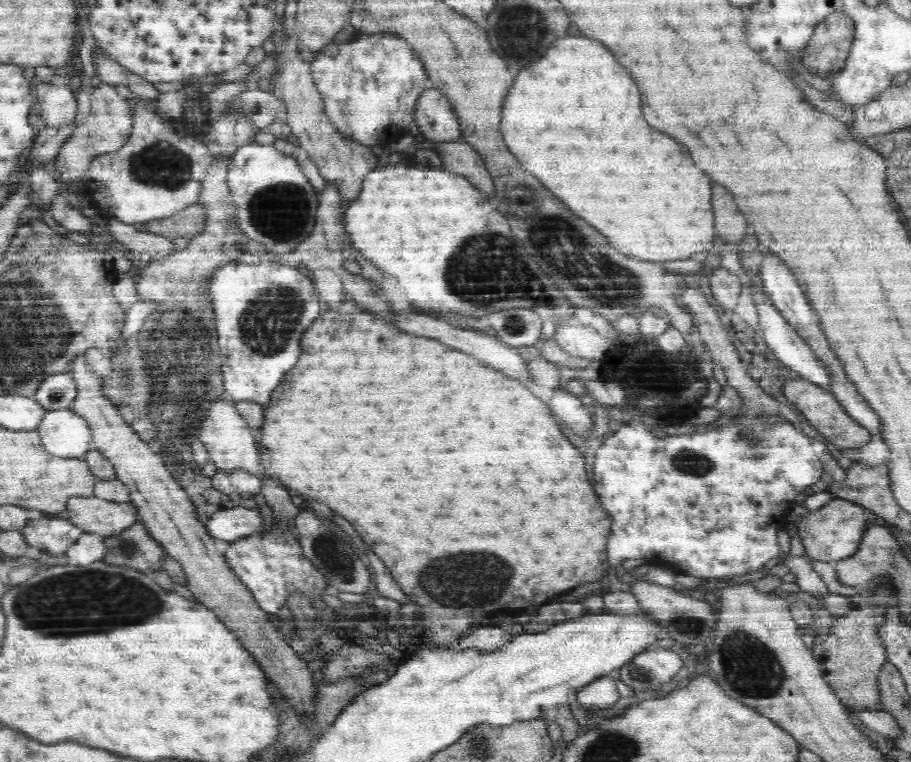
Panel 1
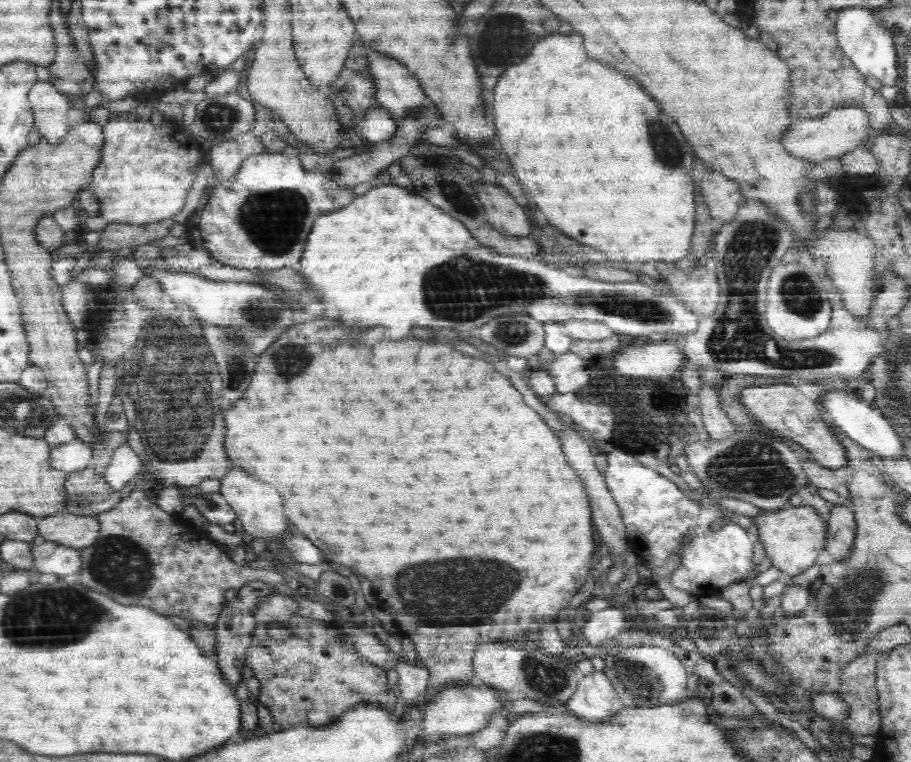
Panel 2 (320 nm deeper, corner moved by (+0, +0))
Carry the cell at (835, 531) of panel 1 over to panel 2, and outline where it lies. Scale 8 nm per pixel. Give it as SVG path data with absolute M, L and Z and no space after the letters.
M814 506L785 507L776 511L765 511L753 517L758 529L758 538L771 566L785 576L793 576L810 568L827 542L827 521Z

